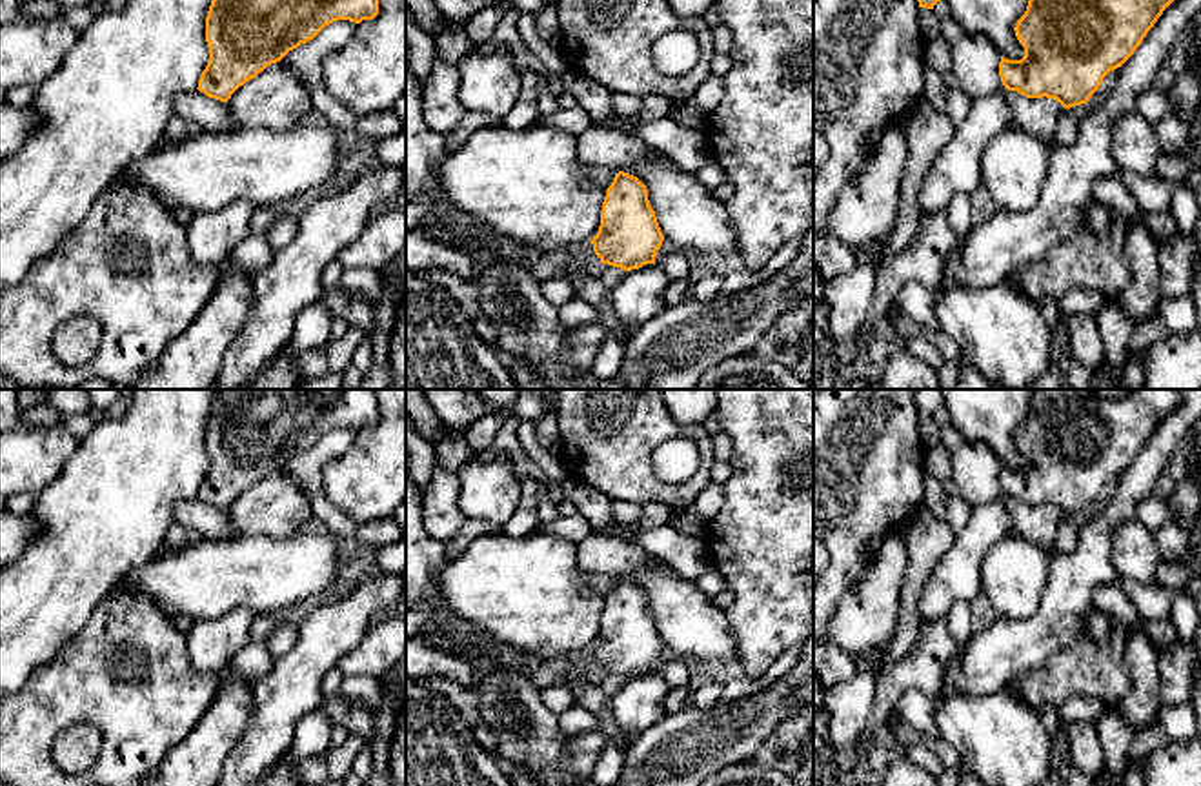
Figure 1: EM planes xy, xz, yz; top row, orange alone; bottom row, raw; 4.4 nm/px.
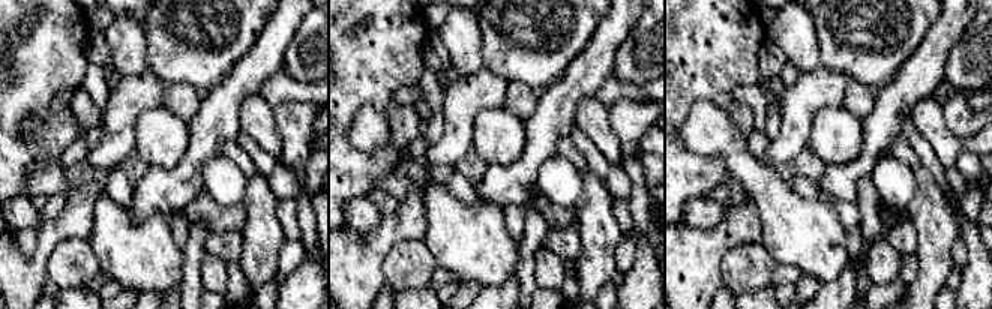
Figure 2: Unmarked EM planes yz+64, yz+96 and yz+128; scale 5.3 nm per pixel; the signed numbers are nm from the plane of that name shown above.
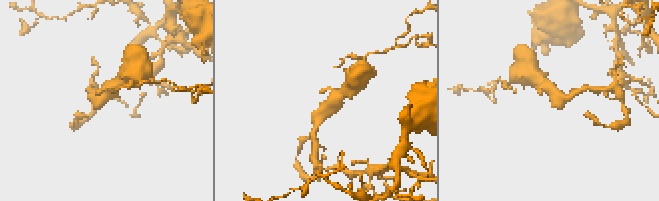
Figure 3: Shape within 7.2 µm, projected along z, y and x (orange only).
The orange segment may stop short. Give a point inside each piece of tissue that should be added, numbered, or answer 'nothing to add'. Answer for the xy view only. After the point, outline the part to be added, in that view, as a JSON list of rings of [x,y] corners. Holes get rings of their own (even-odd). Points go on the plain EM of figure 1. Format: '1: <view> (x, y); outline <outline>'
nothing to add

